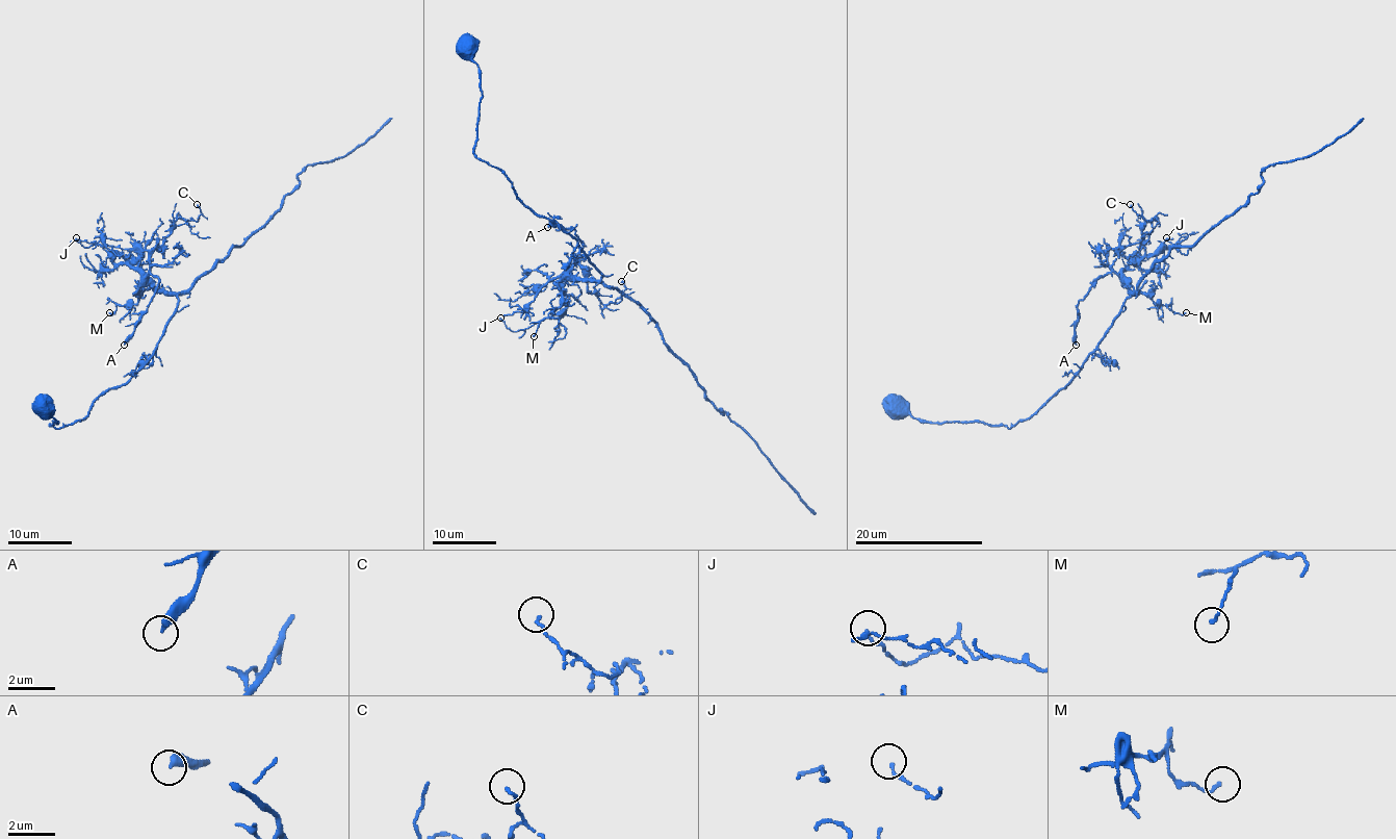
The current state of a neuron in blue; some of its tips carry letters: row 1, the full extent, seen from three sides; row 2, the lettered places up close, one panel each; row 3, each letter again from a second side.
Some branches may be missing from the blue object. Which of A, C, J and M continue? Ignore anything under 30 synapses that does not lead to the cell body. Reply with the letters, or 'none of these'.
none of these

